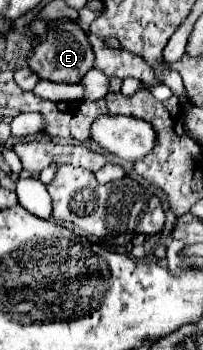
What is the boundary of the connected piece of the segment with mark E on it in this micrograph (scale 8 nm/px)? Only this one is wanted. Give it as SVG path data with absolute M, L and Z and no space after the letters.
M49 21L47 39L39 49L33 51L29 67L39 75L39 79L53 83L79 83L81 77L93 67L93 49L87 41L87 33L71 21Z

